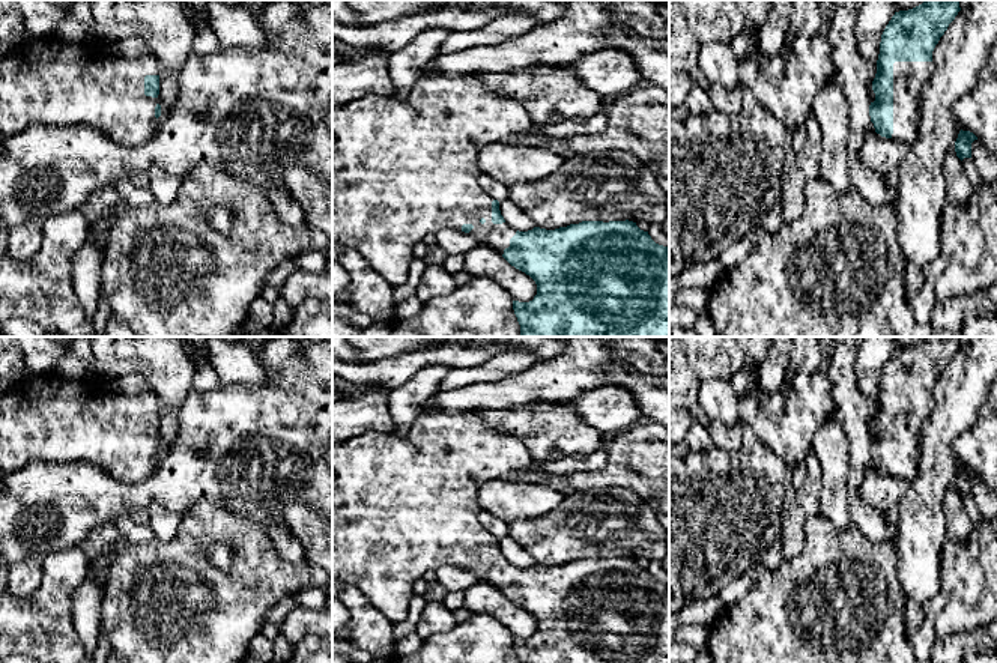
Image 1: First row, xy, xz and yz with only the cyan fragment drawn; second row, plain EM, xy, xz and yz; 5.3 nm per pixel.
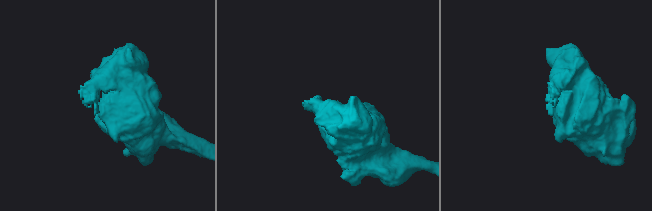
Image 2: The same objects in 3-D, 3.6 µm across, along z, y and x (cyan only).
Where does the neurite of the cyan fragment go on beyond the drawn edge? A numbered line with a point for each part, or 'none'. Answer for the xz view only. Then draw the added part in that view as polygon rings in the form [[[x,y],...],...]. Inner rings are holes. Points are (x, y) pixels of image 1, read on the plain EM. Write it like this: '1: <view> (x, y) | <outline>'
1: xz (402, 505) | [[[424,412],[415,418],[408,434],[395,431],[364,431],[356,433],[352,439],[332,445],[332,580],[343,580],[361,589],[361,592],[391,621],[402,622],[409,612],[409,601],[414,594],[412,585],[421,579],[427,570],[439,567],[462,567],[463,561],[472,561],[469,568],[478,580],[496,586],[504,591],[510,583],[510,576],[516,571],[516,565],[507,558],[502,561],[492,559],[492,538],[493,535],[484,529],[478,520],[478,489],[489,481],[510,480],[516,472],[529,471],[535,468],[526,447],[496,428],[490,428],[475,412]]]

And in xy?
1: xy (100, 420) | [[[56,371],[39,374],[0,397],[0,477],[35,462],[83,462],[123,484],[141,483],[159,466],[155,454],[158,434],[144,431],[146,412],[159,412],[159,401],[140,376],[107,377],[95,373],[72,380]]]

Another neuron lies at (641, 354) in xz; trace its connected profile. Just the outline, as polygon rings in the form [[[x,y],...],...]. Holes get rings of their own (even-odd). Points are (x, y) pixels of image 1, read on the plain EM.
[[[605,337],[615,358],[650,379],[669,377],[669,361],[657,349],[654,337]]]

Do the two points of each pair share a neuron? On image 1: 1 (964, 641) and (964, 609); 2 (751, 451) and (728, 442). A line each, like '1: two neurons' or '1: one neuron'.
1: two neurons
2: two neurons

